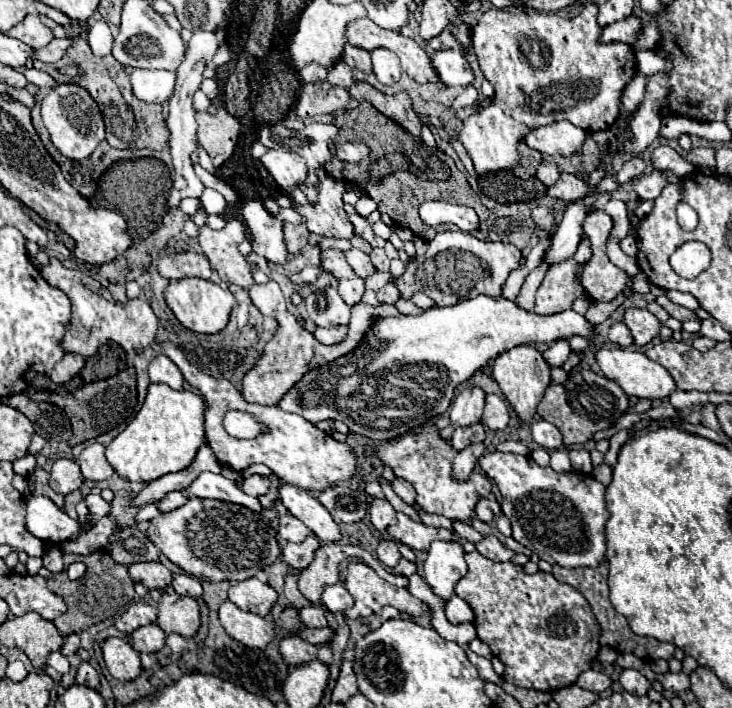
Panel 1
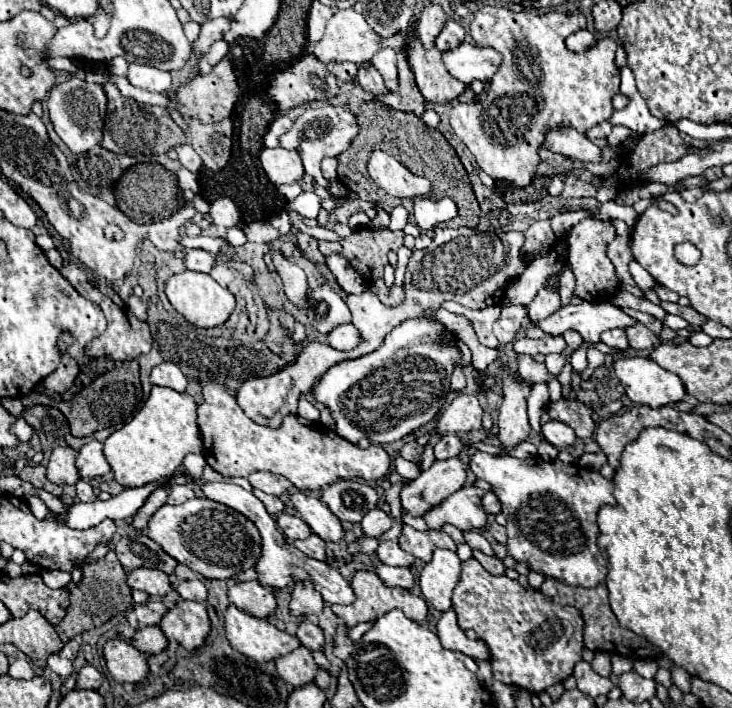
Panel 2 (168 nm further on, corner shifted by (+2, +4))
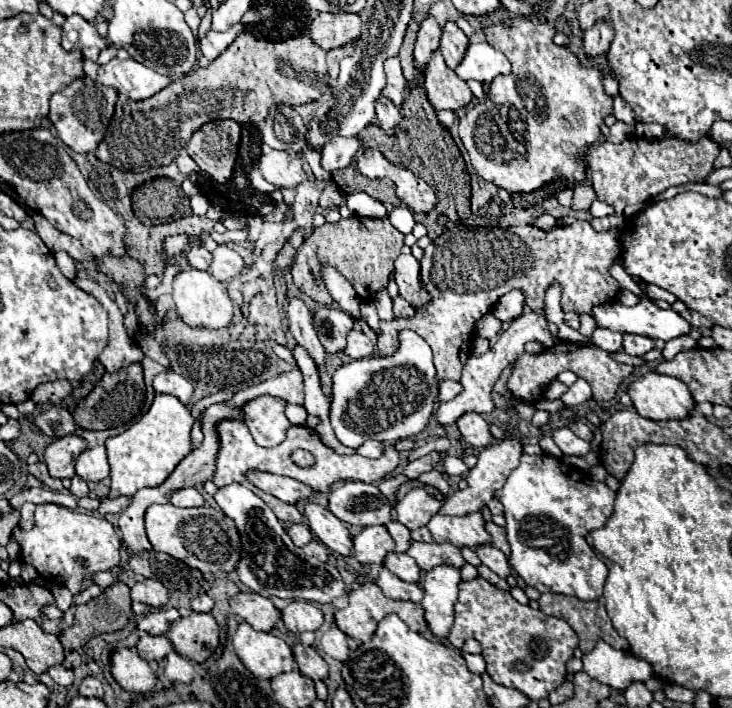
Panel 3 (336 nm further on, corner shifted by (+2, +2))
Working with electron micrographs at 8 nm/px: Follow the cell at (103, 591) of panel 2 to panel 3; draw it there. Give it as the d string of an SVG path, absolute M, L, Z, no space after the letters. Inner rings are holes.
M116 580L98 598L76 606L76 622L72 628L60 634L60 642L66 650L84 646L90 636L116 632L128 624L132 614L130 588Z

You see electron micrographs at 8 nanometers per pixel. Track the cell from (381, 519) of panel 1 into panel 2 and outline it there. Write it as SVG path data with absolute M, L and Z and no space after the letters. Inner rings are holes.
M376 508L376 510L370 510L370 512L362 518L360 524L362 524L364 536L368 536L368 538L380 538L386 530L390 530L392 520L390 520L380 508Z

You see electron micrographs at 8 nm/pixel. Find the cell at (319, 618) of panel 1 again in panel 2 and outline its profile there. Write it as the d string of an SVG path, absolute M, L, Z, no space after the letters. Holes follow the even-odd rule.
M304 620L304 622L298 626L296 638L298 638L300 644L302 644L304 648L308 648L310 652L318 652L318 650L322 650L322 646L324 646L324 634L322 634L322 630L320 630L316 624L312 624L310 620Z

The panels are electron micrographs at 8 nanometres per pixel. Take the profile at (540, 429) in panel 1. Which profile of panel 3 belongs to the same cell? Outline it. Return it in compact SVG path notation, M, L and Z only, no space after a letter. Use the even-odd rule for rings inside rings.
M558 428L552 432L552 438L556 442L556 446L564 452L564 454L572 454L572 456L586 456L590 452L590 444L582 438L578 438L570 428Z

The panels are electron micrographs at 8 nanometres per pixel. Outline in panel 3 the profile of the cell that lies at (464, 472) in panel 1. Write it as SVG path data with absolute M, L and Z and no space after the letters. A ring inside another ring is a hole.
M414 486L402 500L394 504L394 510L396 510L398 522L414 530L414 528L426 526L430 518L440 510L442 504L444 500L436 500L426 488Z

